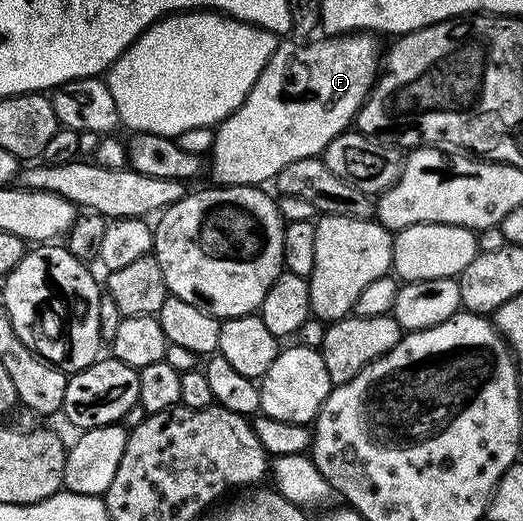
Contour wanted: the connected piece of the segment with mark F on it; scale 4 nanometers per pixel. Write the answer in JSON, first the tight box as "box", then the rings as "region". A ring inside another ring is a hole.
{"box":[211,34,383,186],"region":[[[329,34],[324,38],[326,40],[313,40],[310,44],[278,43],[275,54],[269,59],[267,66],[259,74],[255,86],[251,86],[251,90],[247,94],[245,101],[243,101],[229,117],[216,125],[213,134],[211,172],[213,168],[213,176],[217,179],[214,181],[216,181],[218,185],[251,184],[254,186],[261,186],[266,182],[272,182],[279,174],[279,170],[283,170],[283,166],[288,166],[290,162],[299,162],[299,158],[321,156],[325,148],[331,142],[331,138],[335,138],[341,132],[350,131],[351,125],[357,119],[357,111],[363,106],[363,102],[368,98],[369,91],[372,90],[373,84],[377,80],[379,69],[383,64],[383,52],[382,49],[377,49],[377,44],[373,41],[376,39],[369,34]]]}

